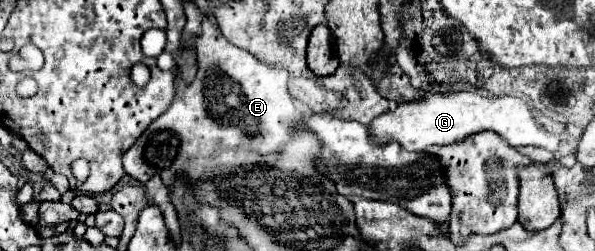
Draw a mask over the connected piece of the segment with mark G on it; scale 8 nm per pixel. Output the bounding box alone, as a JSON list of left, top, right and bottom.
[369,92,579,168]

